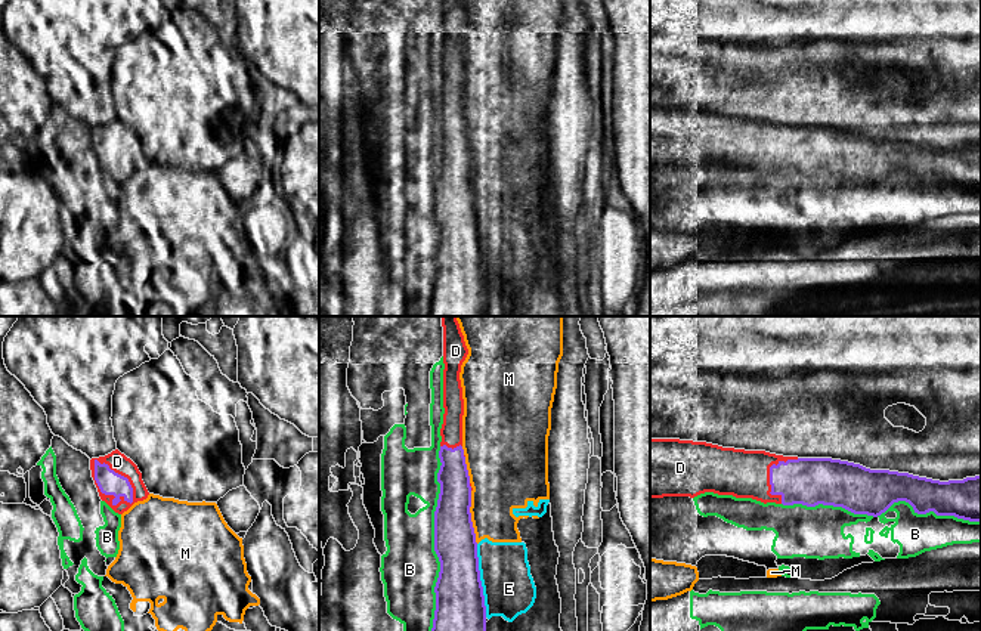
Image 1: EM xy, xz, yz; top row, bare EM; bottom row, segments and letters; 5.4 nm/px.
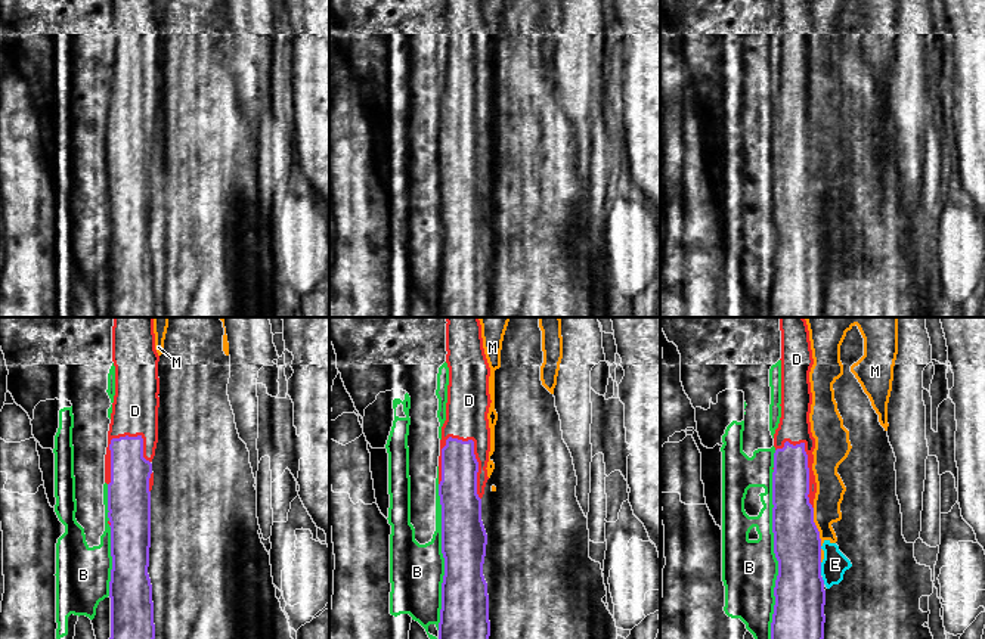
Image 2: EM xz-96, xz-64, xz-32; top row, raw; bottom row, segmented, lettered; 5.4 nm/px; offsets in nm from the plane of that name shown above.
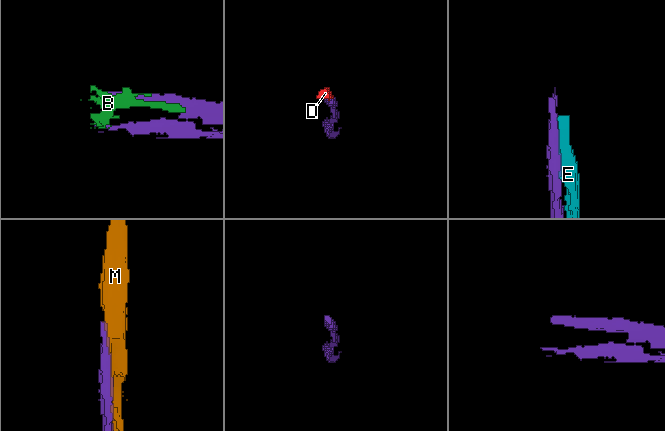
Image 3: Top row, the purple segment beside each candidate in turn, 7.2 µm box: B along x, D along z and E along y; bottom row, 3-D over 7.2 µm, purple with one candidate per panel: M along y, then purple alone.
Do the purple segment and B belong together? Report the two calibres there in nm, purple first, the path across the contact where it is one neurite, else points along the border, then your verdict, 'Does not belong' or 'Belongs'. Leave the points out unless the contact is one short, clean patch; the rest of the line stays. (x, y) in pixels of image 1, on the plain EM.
Thickness 240 nm (purple) against 320 nm. Does not belong

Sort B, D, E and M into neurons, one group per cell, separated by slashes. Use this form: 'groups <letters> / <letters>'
groups B / D / E M

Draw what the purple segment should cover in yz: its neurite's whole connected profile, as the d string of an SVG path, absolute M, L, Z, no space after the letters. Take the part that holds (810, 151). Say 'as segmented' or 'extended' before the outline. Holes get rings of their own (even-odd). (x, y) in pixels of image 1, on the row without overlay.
extended; M650 108L650 167L690 166L705 161L752 167L783 174L818 173L842 176L854 183L878 186L894 171L909 171L915 182L954 185L981 191L981 145L940 151L889 139L870 139L860 133L832 127L798 127L722 117L706 111Z

